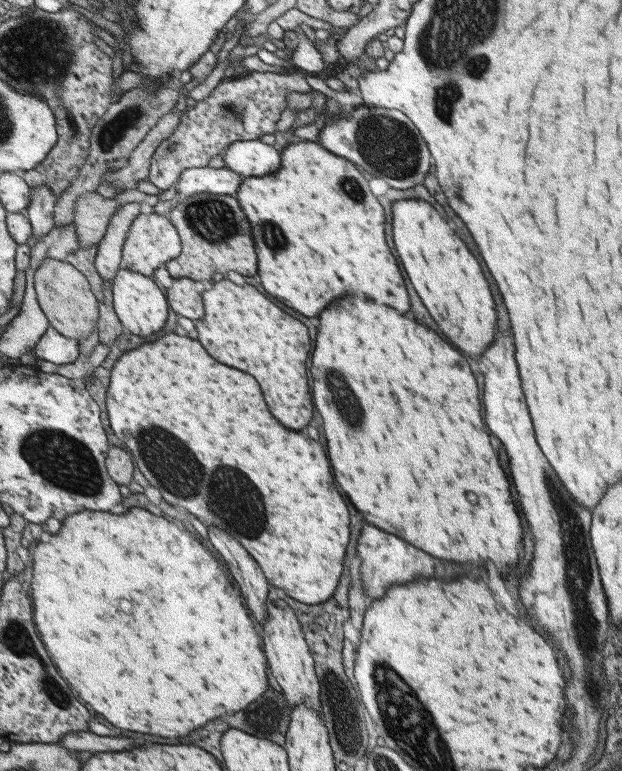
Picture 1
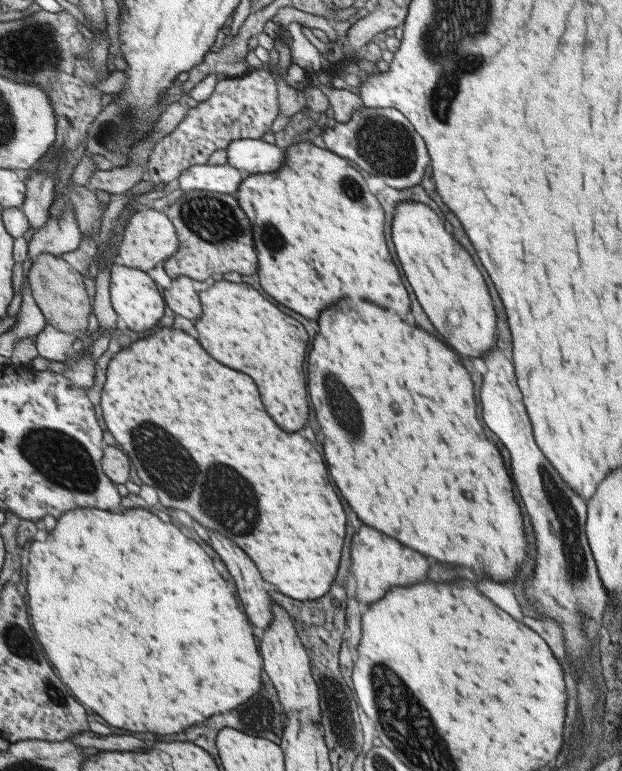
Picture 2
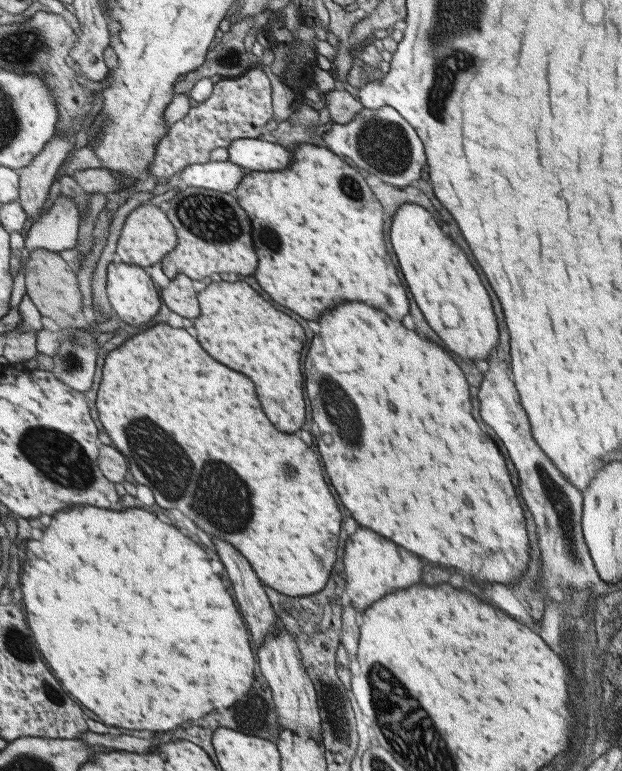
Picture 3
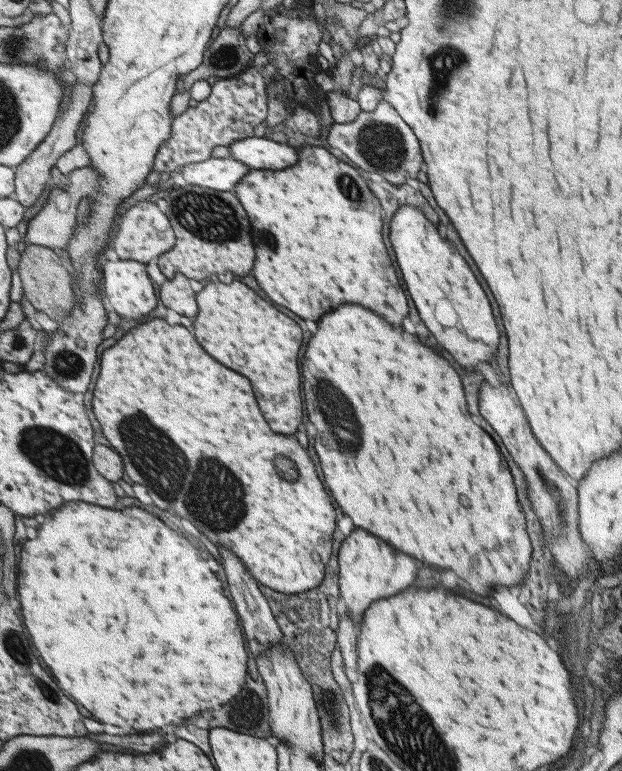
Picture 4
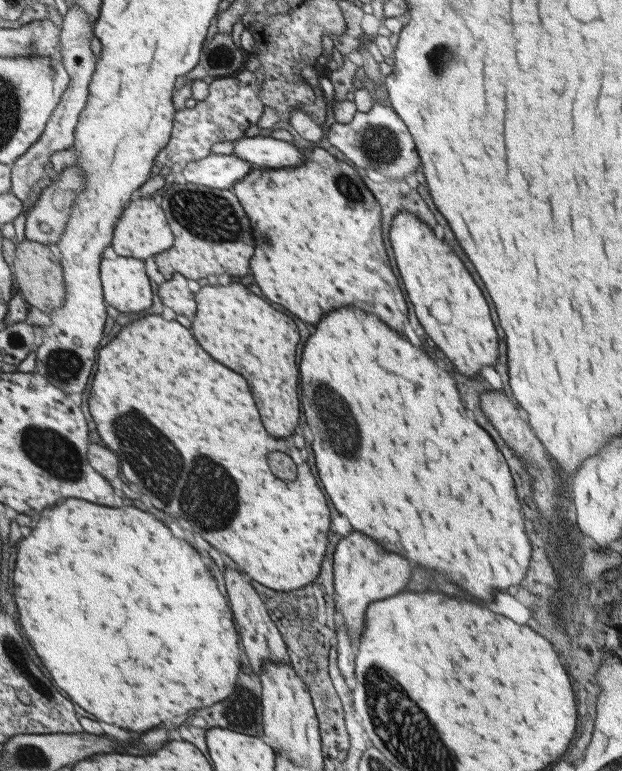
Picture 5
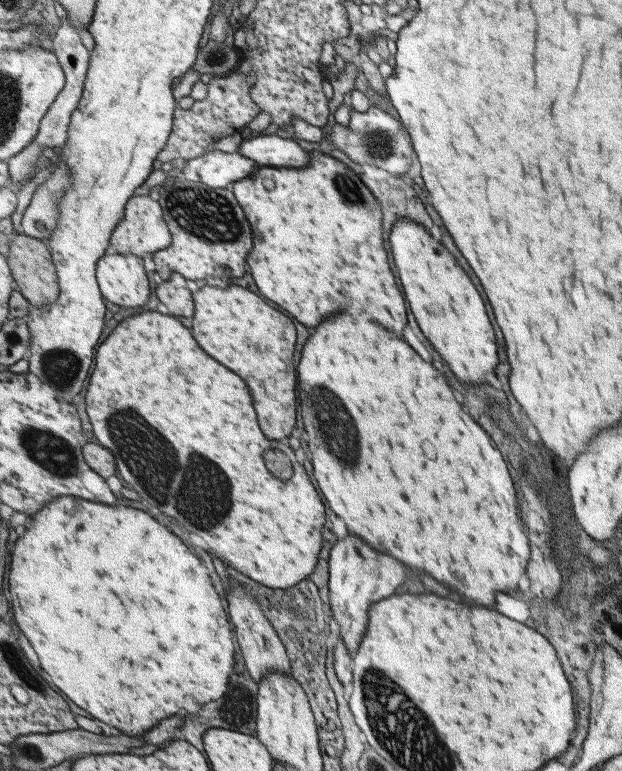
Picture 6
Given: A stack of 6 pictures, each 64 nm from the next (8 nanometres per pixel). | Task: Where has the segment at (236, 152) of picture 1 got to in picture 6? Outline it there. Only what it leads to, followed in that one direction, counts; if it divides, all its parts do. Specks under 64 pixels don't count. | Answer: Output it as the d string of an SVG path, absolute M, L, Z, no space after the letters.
M268 135L245 139L241 142L239 152L243 156L258 162L261 166L285 166L285 168L301 168L309 164L309 152L303 150L295 138L282 138Z

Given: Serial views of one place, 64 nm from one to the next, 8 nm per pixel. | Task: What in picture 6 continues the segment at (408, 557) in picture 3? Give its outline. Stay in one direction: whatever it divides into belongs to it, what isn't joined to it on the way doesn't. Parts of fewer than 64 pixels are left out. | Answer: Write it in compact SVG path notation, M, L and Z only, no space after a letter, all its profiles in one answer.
M357 536L343 538L329 556L329 598L333 616L339 624L340 638L345 641L349 652L355 656L359 640L369 626L369 610L378 600L386 599L403 582L405 568L391 556L375 552Z

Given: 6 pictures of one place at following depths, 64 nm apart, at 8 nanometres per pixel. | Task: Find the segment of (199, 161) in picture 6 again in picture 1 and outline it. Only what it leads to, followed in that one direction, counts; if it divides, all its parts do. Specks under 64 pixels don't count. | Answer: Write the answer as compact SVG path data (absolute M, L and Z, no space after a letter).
M189 168L178 180L176 190L181 200L197 193L231 195L239 192L245 177L227 168Z

